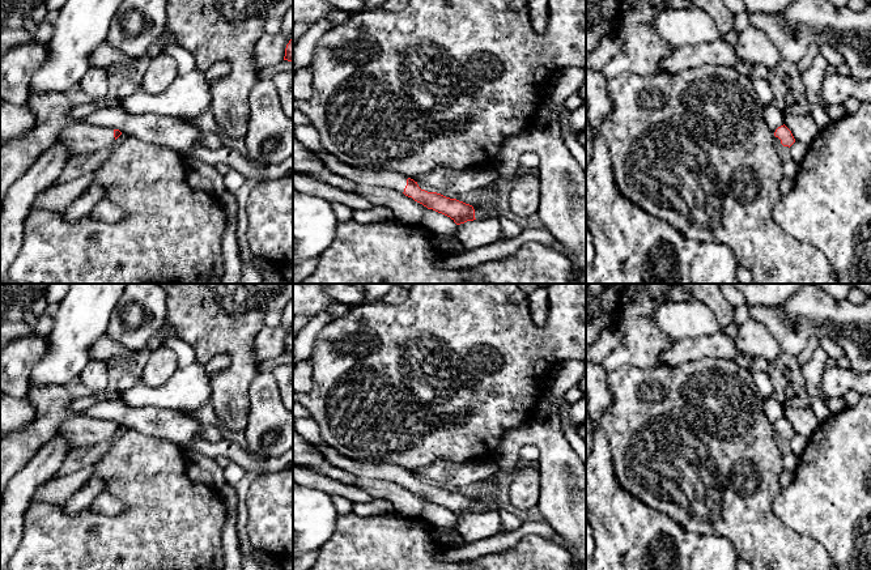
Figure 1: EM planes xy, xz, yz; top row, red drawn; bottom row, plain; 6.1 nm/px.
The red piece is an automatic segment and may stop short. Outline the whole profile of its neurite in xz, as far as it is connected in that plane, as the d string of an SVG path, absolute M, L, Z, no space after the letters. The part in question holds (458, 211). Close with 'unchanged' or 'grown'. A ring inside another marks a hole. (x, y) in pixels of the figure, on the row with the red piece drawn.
M328 152L315 154L332 173L349 178L357 184L394 188L399 192L403 192L405 196L412 197L415 201L422 204L428 209L433 209L450 217L456 225L476 220L475 209L472 205L456 199L446 197L437 192L428 192L425 190L421 190L417 182L401 174L354 169L341 162Z; grown

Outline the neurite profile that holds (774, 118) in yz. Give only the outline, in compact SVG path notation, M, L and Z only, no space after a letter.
M776 105L768 106L764 110L764 119L770 131L776 131L785 124L785 111L779 110Z

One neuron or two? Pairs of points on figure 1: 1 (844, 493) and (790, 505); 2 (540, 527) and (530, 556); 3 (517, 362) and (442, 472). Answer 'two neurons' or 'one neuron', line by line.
1: one neuron
2: two neurons
3: two neurons

